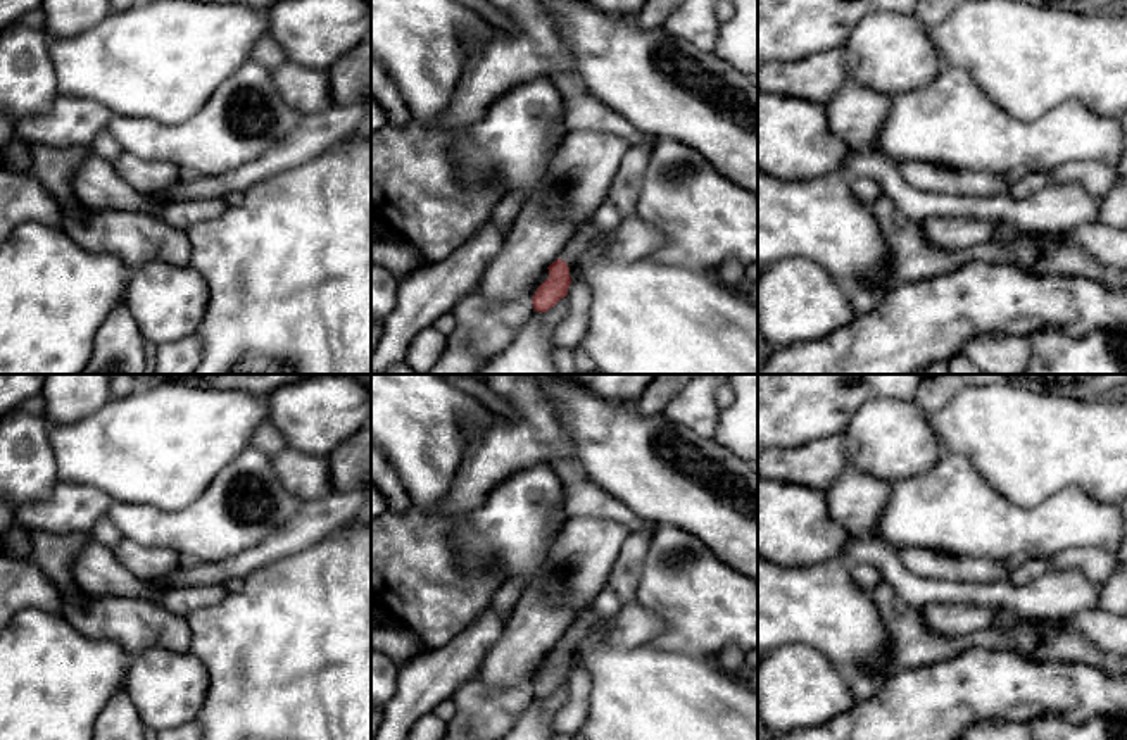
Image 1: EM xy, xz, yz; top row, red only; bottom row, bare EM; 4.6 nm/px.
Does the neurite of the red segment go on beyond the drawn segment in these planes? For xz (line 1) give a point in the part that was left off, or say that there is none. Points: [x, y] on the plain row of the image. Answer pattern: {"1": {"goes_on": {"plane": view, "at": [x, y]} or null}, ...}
{"1": {"goes_on": {"plane": "xz", "at": [606, 604]}}}

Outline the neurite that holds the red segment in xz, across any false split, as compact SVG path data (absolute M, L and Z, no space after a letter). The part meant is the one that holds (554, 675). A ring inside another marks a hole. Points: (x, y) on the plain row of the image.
M608 585L601 590L601 593L592 600L590 612L583 616L580 621L571 624L571 630L564 635L561 643L554 647L549 655L549 664L537 674L532 690L533 697L547 699L554 693L561 685L568 681L568 674L571 671L570 654L566 645L571 637L576 637L583 631L592 621L602 618L614 618L623 607L621 599L616 595L613 588Z

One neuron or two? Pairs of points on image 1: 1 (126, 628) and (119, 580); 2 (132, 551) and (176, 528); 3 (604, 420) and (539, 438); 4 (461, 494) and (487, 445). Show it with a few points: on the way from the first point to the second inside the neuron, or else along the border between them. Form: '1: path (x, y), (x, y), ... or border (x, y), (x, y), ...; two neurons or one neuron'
1: border (81, 590), (90, 595), (128, 595), (159, 604); two neurons
2: border (123, 537), (145, 545), (166, 545), (182, 558); two neurons
3: border (546, 395), (577, 457); two neurons
4: path (473, 482), (487, 457); one neuron

